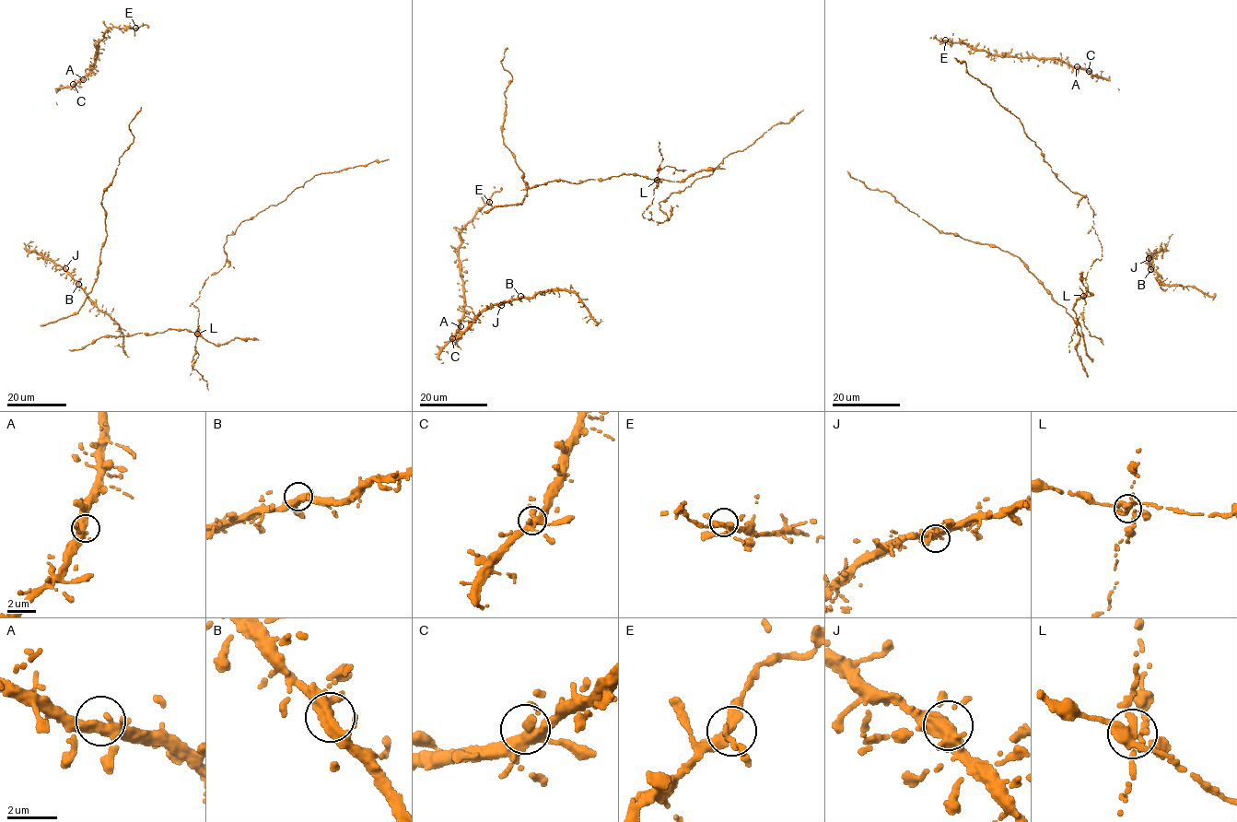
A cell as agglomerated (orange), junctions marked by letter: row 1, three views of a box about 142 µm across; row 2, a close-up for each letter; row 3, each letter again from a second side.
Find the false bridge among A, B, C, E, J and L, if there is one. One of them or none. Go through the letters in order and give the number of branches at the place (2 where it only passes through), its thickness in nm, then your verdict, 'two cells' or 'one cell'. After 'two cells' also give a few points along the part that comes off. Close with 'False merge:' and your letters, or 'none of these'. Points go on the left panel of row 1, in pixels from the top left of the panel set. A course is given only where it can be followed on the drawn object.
A: 4 | 360 nm | one cell
B: 5 | 360 nm | one cell
C: 5 | 380 nm | one cell
E: 5 | 320 nm | one cell
J: 6 | 400 nm | one cell
L: 7 | 360 nm | two cells | (197, 334), (199, 311), (190, 306), (225, 264), (227, 235), (240, 222), (315, 174), (389, 159)
False merge: L

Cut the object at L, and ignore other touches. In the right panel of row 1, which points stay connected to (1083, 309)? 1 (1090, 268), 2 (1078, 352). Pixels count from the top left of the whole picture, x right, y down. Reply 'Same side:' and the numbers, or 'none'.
Same side: 1

